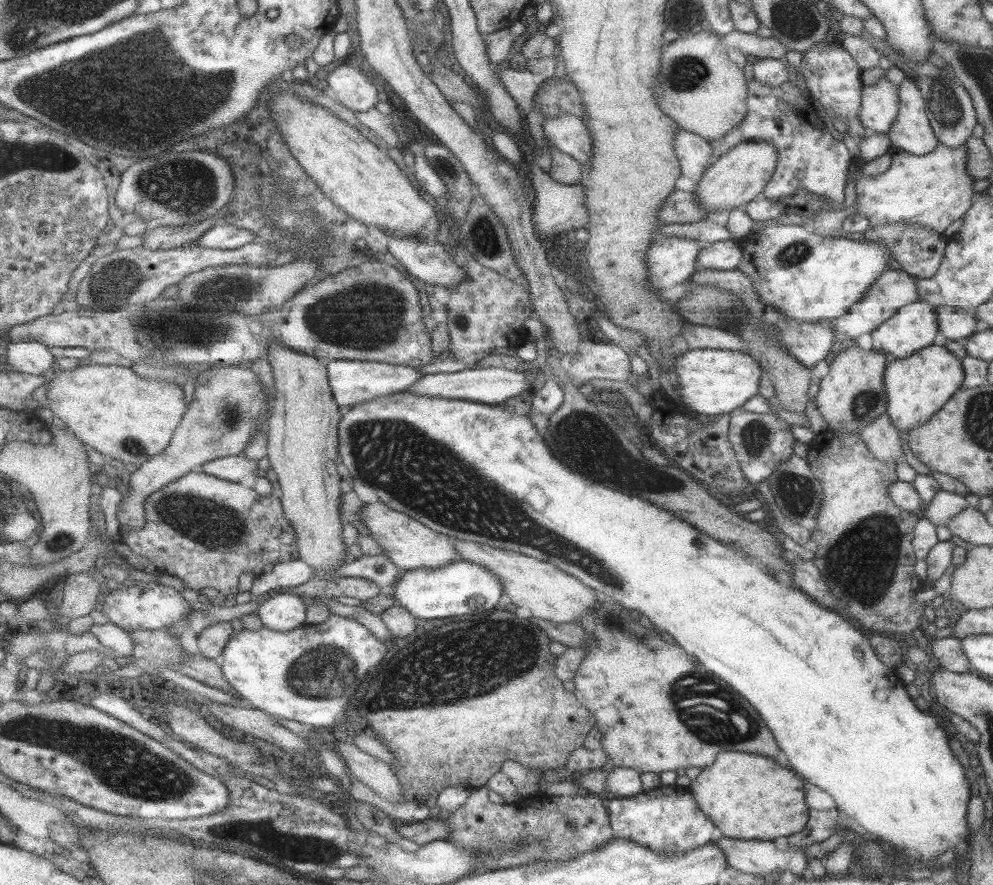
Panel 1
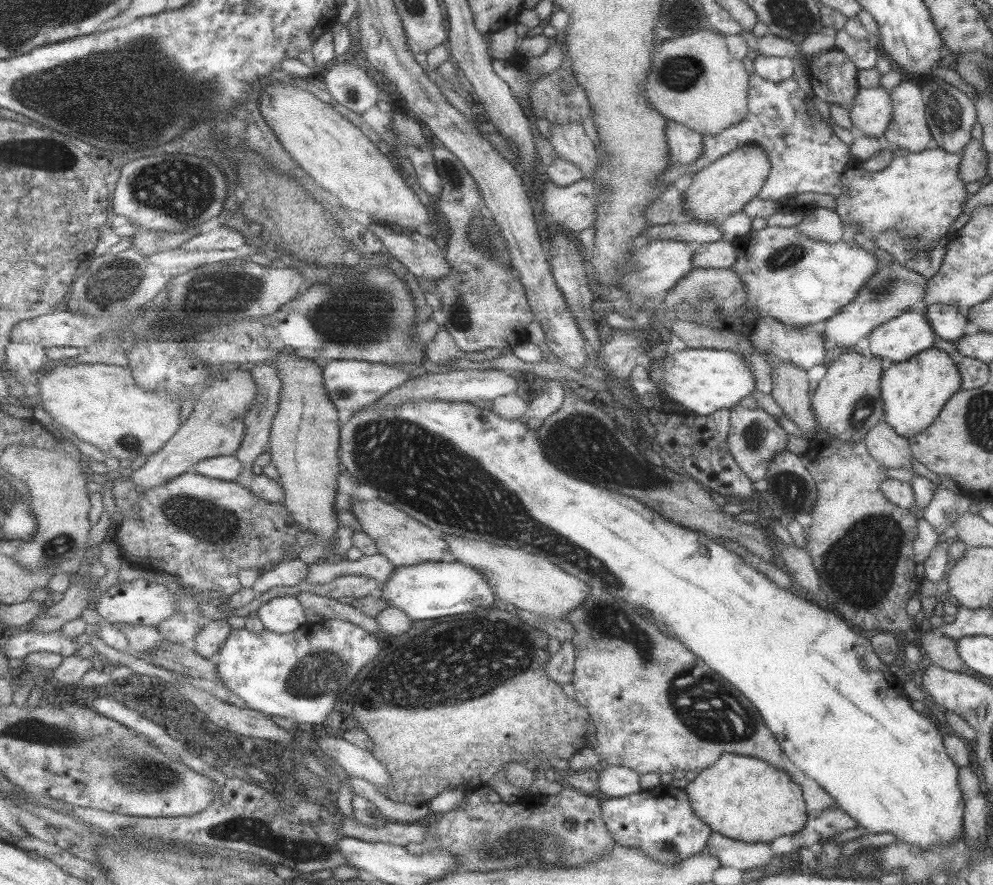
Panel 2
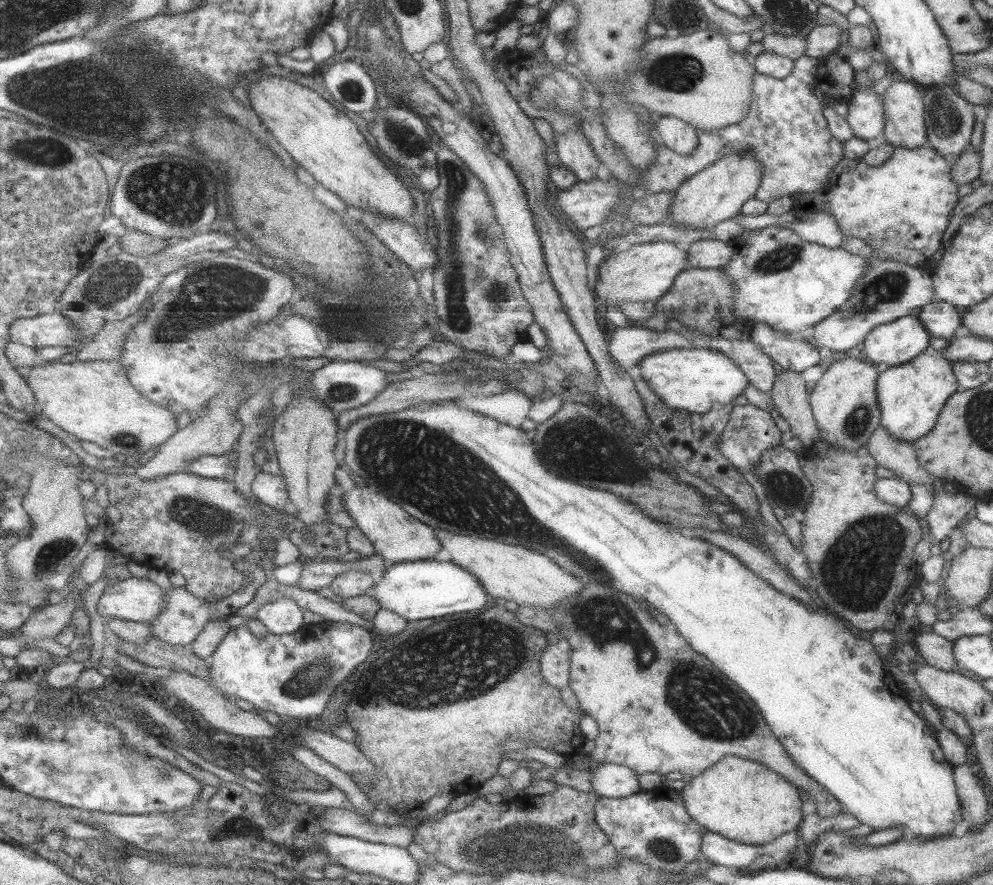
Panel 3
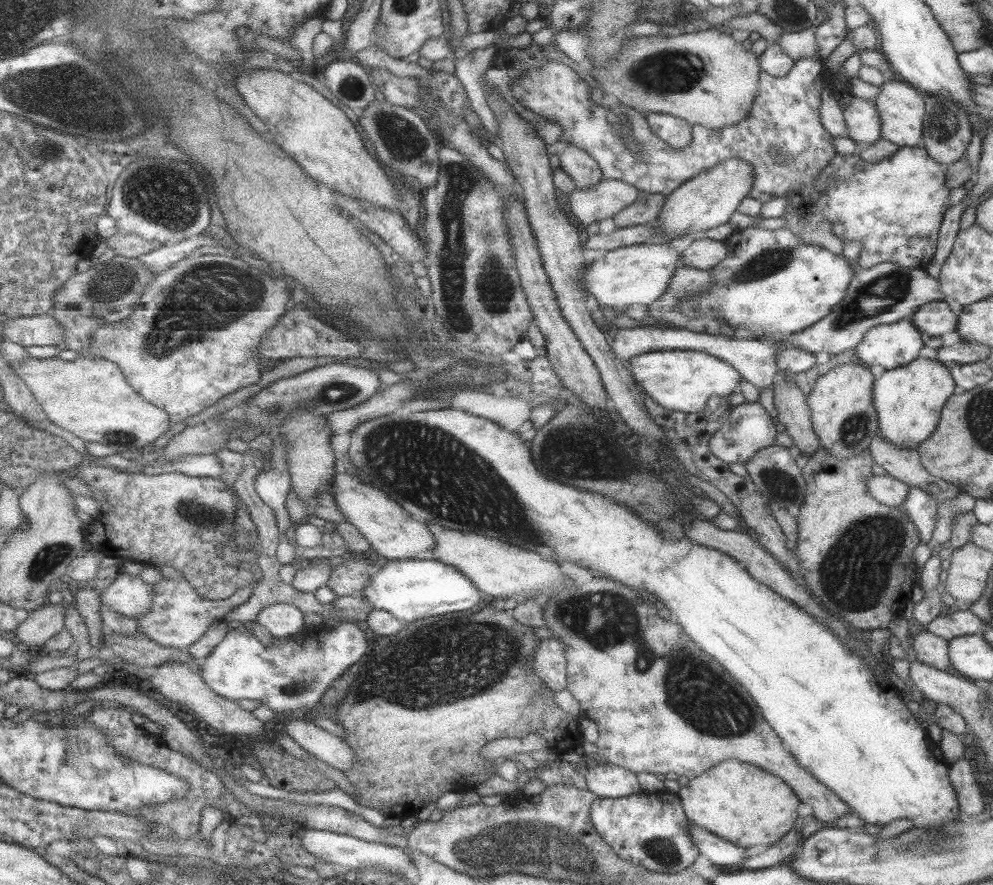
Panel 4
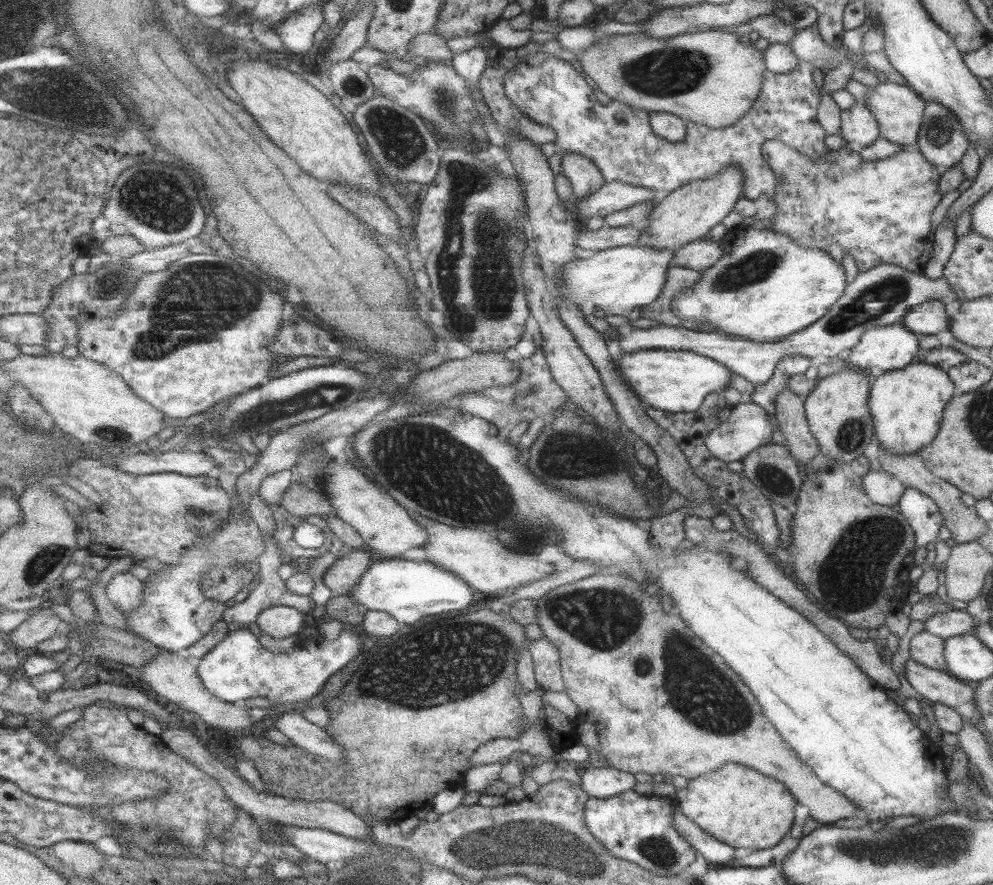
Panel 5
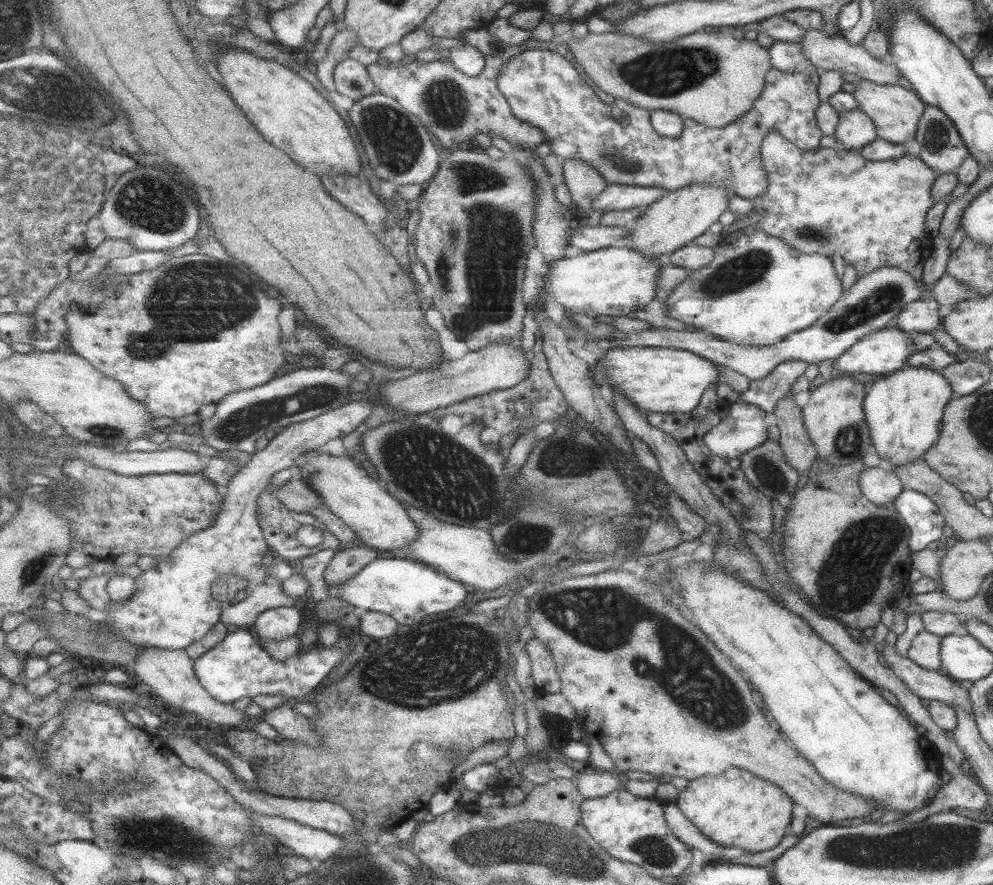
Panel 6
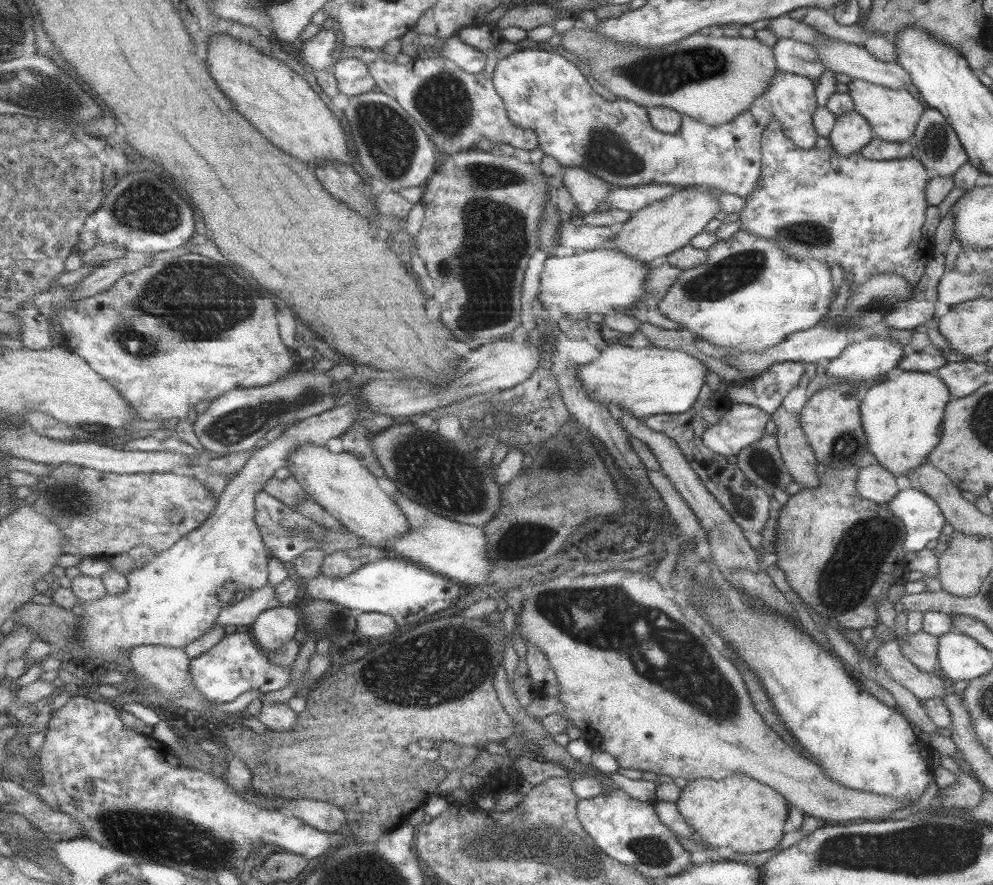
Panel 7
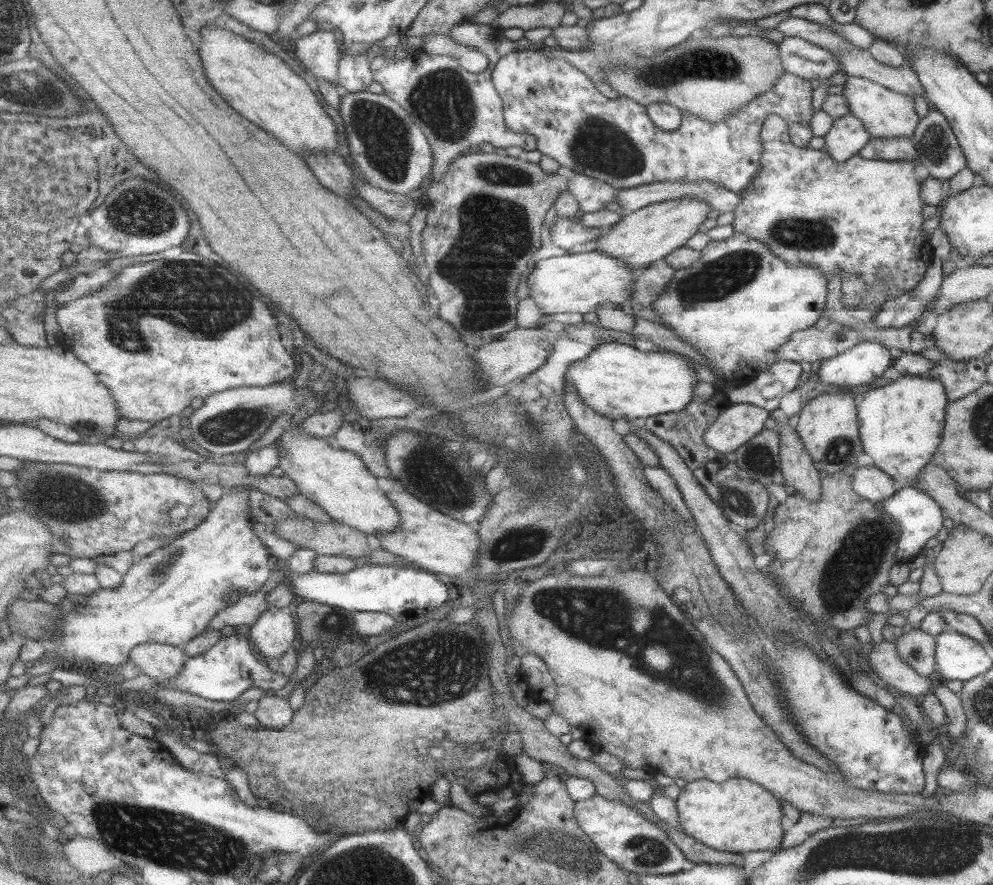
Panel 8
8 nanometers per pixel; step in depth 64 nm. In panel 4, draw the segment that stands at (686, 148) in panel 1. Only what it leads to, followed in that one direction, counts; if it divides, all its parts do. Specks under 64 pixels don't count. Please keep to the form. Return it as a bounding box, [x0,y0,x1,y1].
[647,113,692,148]

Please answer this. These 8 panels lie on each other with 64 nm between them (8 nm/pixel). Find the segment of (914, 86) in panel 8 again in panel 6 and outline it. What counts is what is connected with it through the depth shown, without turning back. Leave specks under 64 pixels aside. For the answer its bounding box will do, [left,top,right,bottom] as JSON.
[800,30,900,85]

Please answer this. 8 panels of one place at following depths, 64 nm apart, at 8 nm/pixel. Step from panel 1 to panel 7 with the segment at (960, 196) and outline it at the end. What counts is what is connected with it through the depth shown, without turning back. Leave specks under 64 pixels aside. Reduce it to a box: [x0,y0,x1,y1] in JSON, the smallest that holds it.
[739,122,934,290]

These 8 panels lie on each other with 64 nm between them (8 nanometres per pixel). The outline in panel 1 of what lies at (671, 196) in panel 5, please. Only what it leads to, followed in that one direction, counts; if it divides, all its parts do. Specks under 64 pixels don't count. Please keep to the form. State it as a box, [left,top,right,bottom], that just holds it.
[694,140,775,212]

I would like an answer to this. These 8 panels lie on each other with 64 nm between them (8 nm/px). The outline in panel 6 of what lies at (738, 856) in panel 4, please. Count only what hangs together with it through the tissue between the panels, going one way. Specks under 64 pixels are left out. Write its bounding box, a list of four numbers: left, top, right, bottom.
[664,802,724,860]

